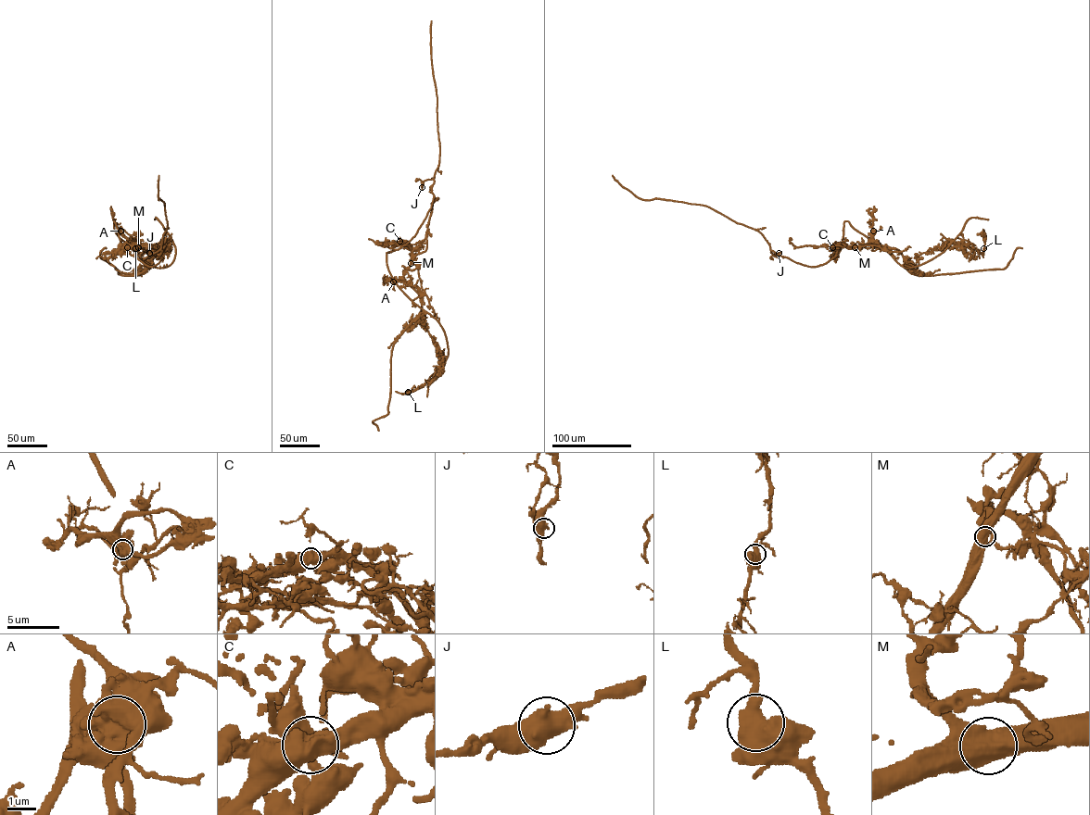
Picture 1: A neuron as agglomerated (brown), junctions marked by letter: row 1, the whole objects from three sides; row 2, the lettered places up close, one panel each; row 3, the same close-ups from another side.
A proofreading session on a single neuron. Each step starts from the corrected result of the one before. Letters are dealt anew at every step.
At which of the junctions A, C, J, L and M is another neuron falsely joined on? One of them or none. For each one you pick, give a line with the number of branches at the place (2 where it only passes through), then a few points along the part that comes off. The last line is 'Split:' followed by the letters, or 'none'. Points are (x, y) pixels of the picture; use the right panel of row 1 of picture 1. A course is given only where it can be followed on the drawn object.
A: 2 branches meet; foreign part runs (873, 231), (873, 241), (896, 248), (906, 268), (918, 275), (1004, 269), (1017, 248), (1022, 248)
Split: A

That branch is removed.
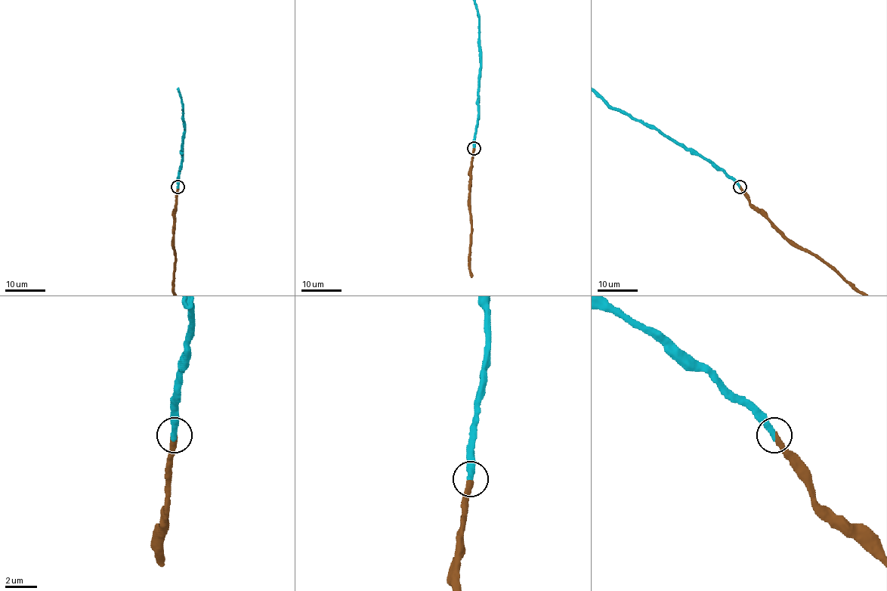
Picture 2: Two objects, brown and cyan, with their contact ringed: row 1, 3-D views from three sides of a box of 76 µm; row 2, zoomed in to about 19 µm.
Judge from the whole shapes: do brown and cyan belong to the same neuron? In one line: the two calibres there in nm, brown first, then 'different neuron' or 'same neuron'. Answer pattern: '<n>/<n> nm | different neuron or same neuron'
400/420 nm | same neuron

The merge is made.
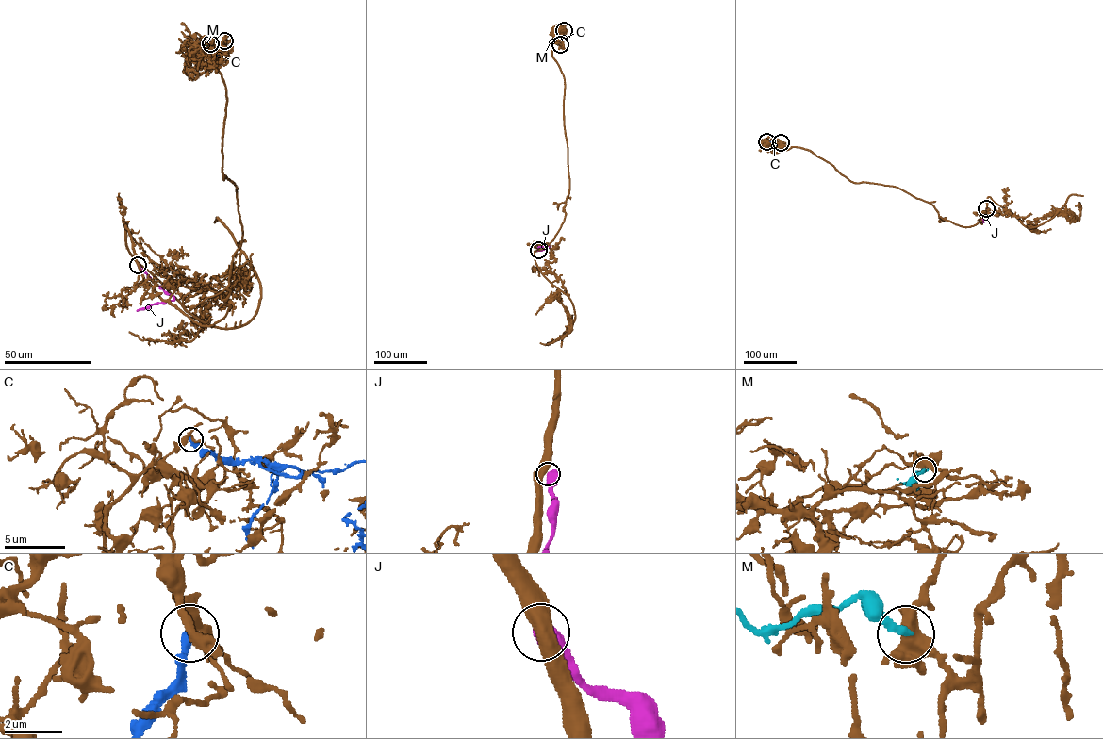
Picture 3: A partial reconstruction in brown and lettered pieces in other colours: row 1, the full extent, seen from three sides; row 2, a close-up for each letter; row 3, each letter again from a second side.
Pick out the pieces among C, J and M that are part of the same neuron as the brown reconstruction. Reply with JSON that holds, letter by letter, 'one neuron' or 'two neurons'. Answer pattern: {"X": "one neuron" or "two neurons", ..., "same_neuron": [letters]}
{"C": "two neurons", "J": "two neurons", "M": "two neurons", "same_neuron": []}

